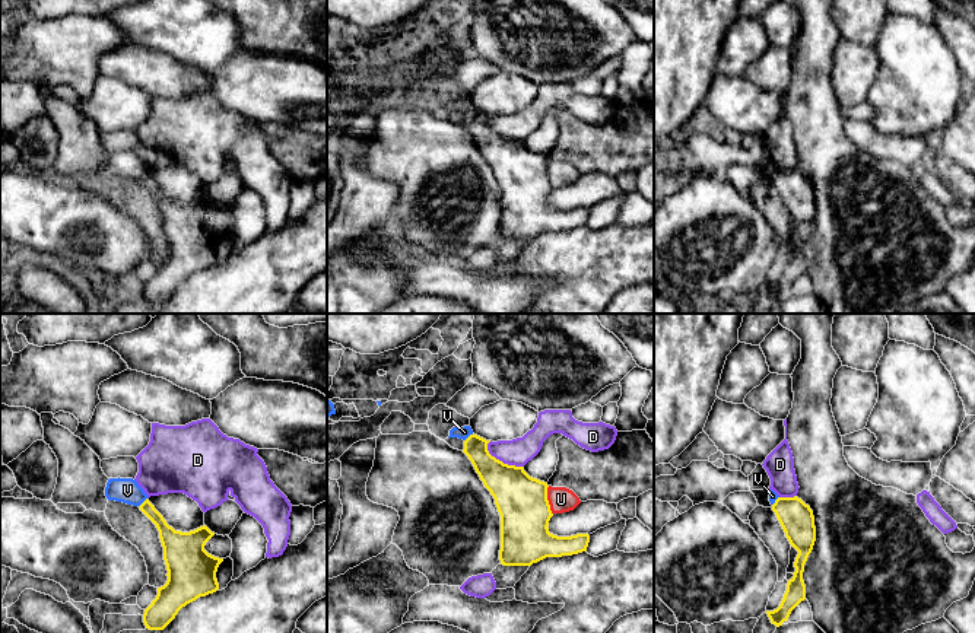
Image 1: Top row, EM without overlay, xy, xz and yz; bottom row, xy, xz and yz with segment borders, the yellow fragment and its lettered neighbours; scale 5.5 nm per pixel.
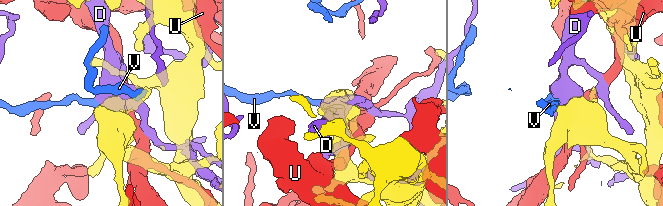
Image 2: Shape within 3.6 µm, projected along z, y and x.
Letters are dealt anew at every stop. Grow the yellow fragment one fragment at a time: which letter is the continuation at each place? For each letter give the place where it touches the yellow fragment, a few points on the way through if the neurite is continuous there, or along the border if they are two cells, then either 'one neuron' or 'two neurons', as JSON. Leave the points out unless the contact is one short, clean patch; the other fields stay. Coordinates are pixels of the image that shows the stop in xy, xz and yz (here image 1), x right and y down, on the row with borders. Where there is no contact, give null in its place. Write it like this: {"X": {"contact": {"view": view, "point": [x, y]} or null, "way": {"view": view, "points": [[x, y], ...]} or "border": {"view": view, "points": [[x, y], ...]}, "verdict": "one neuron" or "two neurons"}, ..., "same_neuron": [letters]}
{"D": {"contact": {"view": "xz", "point": [501, 461]}, "verdict": "two neurons"}, "U": {"contact": {"view": "xz", "point": [548, 501]}, "verdict": "two neurons"}, "V": {"contact": {"view": "xy", "point": [143, 502]}, "border": {"view": "xy", "points": [[148, 498], [139, 506]]}, "verdict": "two neurons"}, "same_neuron": []}

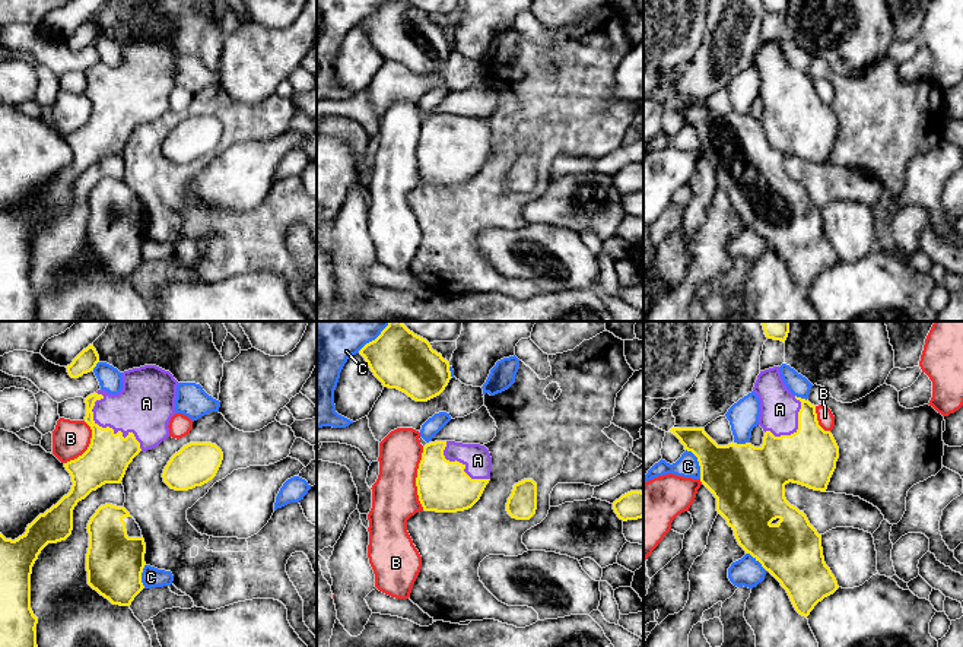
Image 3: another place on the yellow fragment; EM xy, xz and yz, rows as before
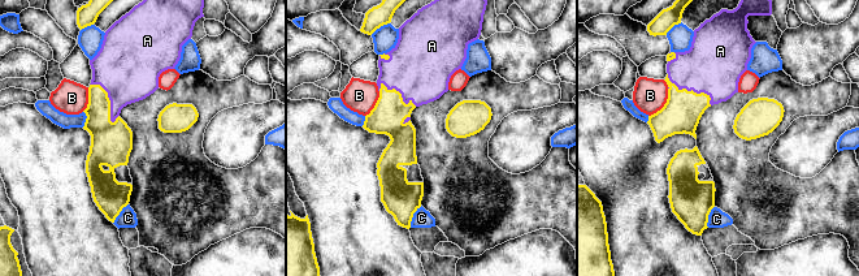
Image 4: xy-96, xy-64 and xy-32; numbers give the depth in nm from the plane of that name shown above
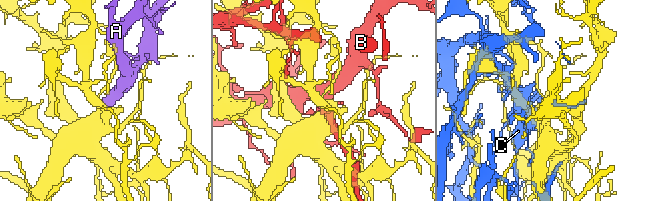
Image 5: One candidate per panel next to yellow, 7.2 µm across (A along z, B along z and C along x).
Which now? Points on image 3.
{"A": {"contact": {"view": "xy", "point": [107, 427]}, "verdict": "one neuron"}, "B": {"contact": {"view": "xz", "point": [416, 478]}, "verdict": "two neurons"}, "C": {"contact": {"view": "yz", "point": [699, 463]}, "verdict": "two neurons"}, "same_neuron": ["A"]}

